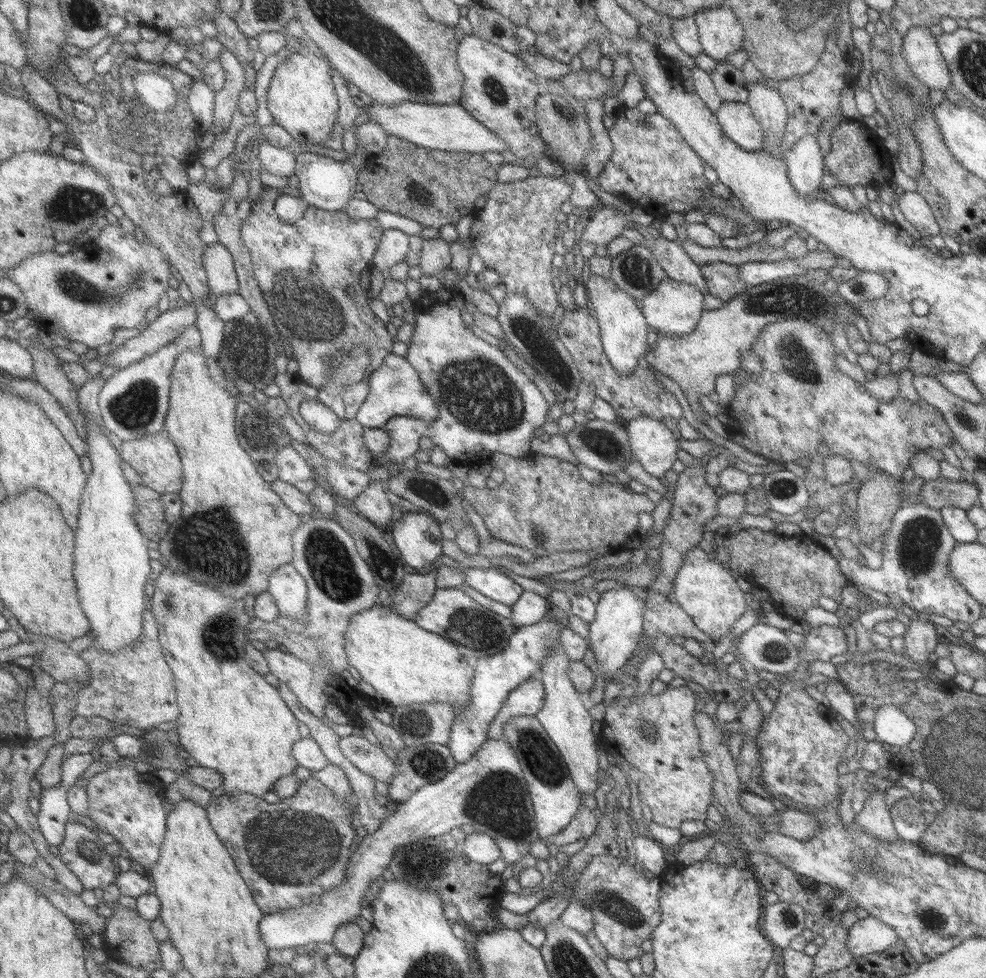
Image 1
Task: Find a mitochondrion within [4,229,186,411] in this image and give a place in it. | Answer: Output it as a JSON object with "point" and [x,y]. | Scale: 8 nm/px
{"point":[69,283]}

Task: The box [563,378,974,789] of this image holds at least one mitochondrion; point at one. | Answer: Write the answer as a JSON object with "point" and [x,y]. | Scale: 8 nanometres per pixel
{"point":[921,544]}

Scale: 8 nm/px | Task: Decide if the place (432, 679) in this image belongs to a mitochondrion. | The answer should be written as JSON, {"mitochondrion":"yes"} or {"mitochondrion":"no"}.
{"mitochondrion":"no"}

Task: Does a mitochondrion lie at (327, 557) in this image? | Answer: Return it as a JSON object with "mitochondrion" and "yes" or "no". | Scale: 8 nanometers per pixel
{"mitochondrion":"yes"}

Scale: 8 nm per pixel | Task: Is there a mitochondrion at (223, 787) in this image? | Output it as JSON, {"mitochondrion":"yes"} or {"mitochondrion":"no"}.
{"mitochondrion":"no"}

